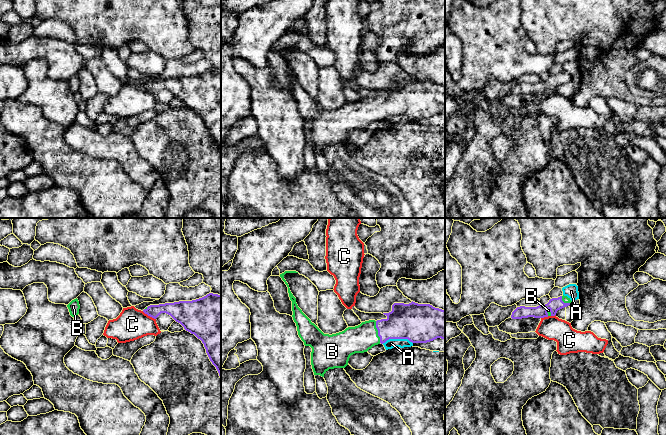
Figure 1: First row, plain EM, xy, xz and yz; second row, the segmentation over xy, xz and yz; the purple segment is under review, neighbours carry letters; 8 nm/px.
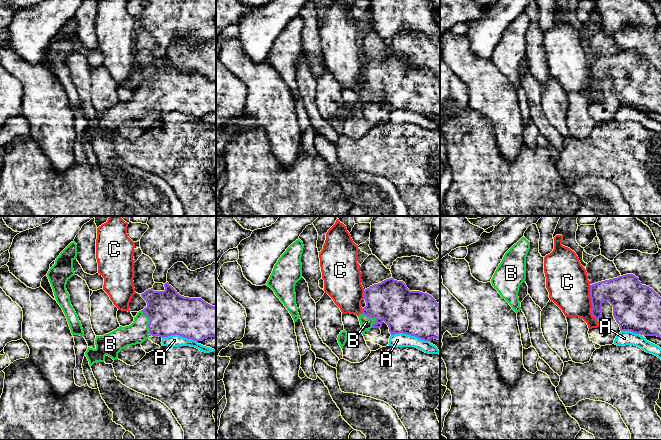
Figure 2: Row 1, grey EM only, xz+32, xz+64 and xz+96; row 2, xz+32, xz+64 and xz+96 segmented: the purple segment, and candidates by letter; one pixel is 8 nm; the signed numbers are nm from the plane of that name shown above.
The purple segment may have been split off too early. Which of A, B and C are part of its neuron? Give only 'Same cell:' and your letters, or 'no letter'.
Same cell: B

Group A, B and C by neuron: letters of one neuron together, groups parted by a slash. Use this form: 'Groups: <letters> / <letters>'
Groups: A / B / C

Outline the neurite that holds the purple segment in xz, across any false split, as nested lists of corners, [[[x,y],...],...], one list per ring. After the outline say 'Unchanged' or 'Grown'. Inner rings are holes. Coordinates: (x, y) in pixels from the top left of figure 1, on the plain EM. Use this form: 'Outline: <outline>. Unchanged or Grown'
Outline: [[[285,47],[280,53],[288,63],[290,76],[292,77],[293,96],[296,99],[298,111],[305,122],[312,124],[311,141],[314,151],[324,153],[329,145],[345,144],[351,131],[364,129],[373,122],[383,120],[389,115],[408,115],[412,119],[427,119],[437,114],[445,115],[445,86],[435,84],[430,80],[394,79],[392,87],[383,89],[386,95],[369,96],[355,103],[348,103],[336,110],[324,110],[311,96],[302,88],[296,79],[296,74],[290,67],[289,61],[284,55],[286,49],[298,49],[296,47]]]. Grown

